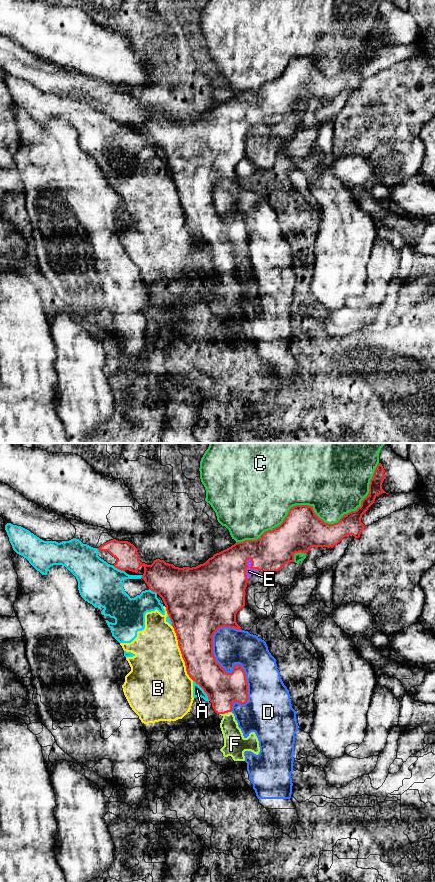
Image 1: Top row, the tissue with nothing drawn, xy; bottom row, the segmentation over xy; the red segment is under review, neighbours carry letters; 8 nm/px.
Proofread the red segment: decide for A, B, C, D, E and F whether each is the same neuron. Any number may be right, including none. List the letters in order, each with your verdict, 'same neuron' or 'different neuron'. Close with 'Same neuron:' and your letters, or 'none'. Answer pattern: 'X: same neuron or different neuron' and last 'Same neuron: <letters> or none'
A: different neuron
B: different neuron
C: different neuron
D: different neuron
E: same neuron
F: same neuron
Same neuron: E, F

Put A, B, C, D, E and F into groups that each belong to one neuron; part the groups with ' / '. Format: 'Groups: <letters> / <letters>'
Groups: A B / C / D / E F

